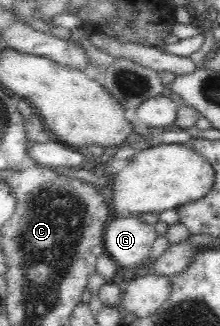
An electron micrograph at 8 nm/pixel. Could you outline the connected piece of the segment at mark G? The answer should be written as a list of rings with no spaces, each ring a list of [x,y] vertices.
[[[116,216],[104,228],[105,254],[120,266],[138,266],[151,256],[151,245],[156,238],[154,225],[132,216]]]

